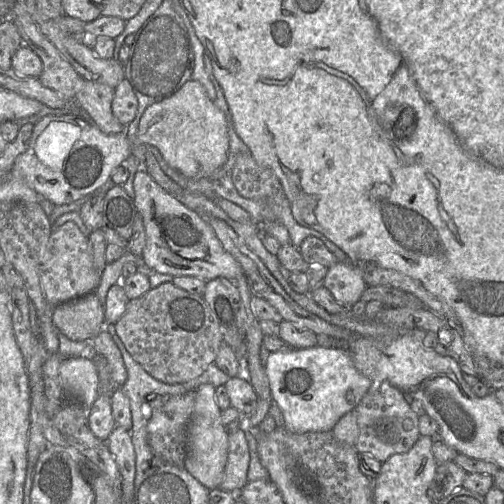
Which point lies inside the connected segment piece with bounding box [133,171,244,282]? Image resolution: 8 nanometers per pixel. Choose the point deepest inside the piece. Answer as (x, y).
(179, 241)

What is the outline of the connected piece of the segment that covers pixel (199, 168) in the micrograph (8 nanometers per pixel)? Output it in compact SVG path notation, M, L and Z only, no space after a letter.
M188 80L170 97L147 107L140 119L137 137L156 147L170 167L191 179L210 175L228 158L225 115L209 98L204 86L195 80Z

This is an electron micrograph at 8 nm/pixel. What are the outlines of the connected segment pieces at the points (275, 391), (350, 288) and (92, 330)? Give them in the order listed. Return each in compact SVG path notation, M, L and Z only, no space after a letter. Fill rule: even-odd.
M322 347L294 349L291 352L271 352L265 371L269 379L272 400L281 408L284 415L284 428L293 433L331 431L339 419L355 409L364 398L371 380L354 366L352 357L344 347ZM353 391L353 400L347 399L347 393Z
M339 261L328 267L323 286L346 309L360 300L367 287L362 271L348 261Z
M95 292L55 306L52 321L72 341L93 340L106 324L104 306Z

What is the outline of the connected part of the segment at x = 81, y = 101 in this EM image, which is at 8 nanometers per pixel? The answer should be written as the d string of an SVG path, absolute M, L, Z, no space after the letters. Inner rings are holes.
M85 80L76 94L76 103L88 114L93 123L106 134L125 132L126 126L112 112L114 89L106 84Z

